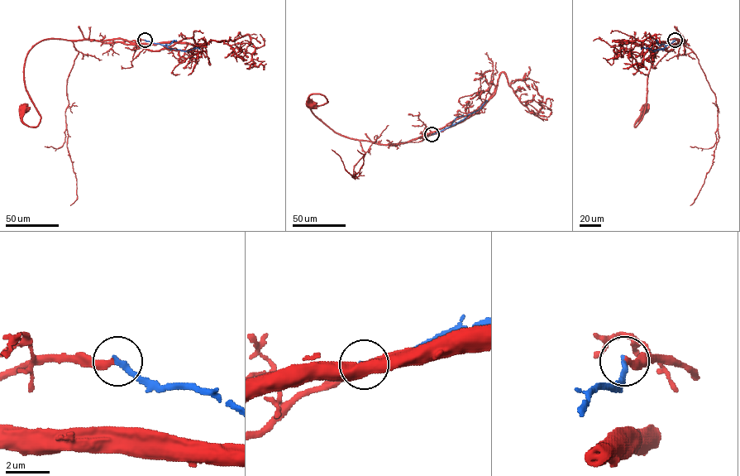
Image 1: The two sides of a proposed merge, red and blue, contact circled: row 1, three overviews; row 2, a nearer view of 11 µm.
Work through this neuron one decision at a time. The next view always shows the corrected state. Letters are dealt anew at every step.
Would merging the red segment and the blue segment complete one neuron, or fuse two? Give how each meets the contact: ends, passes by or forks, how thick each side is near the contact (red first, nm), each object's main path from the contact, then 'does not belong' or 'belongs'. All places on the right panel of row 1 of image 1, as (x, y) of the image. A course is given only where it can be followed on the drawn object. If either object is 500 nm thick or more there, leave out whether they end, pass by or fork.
red ends there; blue ends there; 240 nm thick on the red side, 240 nm on the other; red runs (675, 40), (685, 42), (670, 39), (655, 55), (647, 78), (646, 108), (642, 120), (634, 126), (644, 108); blue runs (675, 40), (661, 50), (641, 49); does not belong

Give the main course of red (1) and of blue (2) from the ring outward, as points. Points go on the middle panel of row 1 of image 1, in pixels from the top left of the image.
1: (432, 134), (389, 145), (355, 140), (312, 112), (327, 102), (323, 95), (311, 93), (311, 103)
2: (432, 134), (461, 120), (487, 100)

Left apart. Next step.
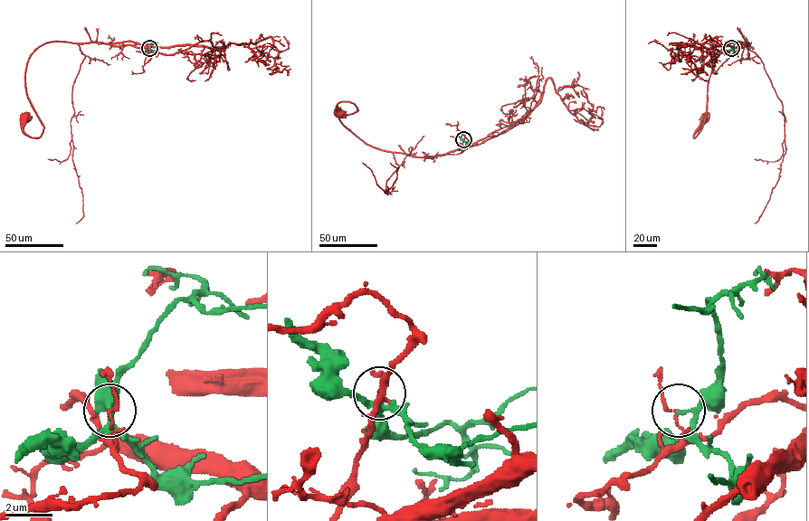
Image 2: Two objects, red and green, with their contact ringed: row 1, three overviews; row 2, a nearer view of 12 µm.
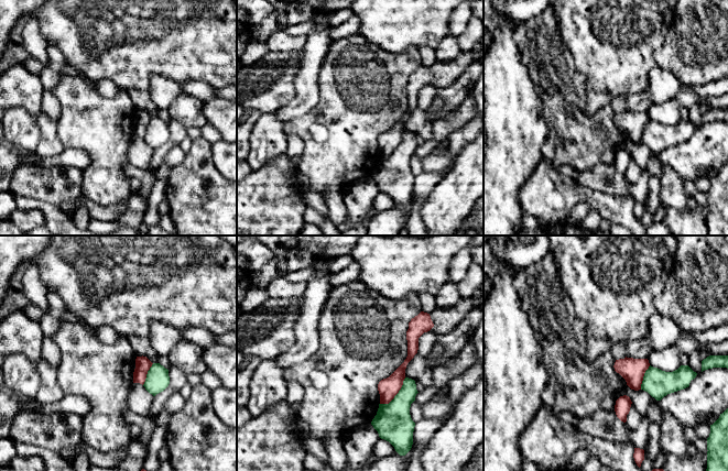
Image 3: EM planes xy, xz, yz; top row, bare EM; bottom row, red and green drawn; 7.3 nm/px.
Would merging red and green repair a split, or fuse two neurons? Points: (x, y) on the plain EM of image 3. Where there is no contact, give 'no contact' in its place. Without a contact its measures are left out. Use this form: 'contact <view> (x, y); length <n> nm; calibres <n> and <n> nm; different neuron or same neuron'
contact xz (397, 146); length 280 nm; calibres 150 and 260 nm; different neuron

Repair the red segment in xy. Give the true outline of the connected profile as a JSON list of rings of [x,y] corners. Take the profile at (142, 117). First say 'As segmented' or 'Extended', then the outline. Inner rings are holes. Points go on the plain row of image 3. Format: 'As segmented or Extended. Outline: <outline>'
As segmented. Outline: [[[137,110],[135,122],[133,125],[133,136],[144,138],[148,124],[152,120],[152,116],[146,110]]]

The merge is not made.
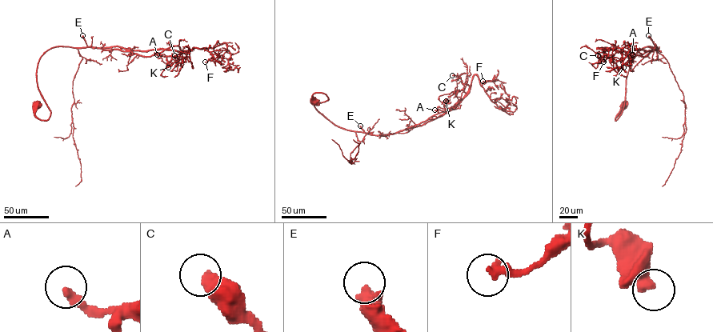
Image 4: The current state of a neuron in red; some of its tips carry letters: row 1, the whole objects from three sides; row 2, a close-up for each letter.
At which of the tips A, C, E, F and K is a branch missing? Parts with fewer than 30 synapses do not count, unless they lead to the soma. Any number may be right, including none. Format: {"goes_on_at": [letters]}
{"goes_on_at": ["E"]}

